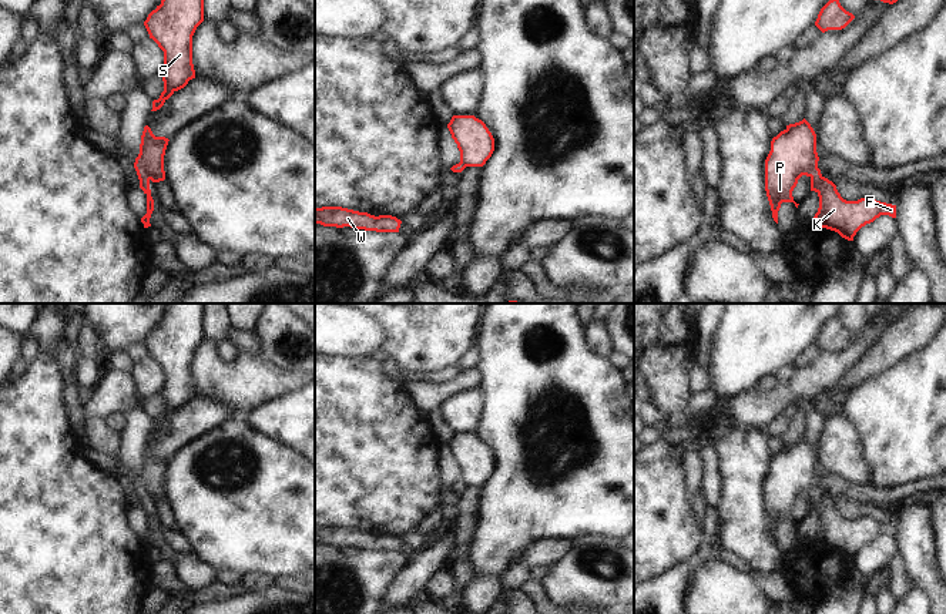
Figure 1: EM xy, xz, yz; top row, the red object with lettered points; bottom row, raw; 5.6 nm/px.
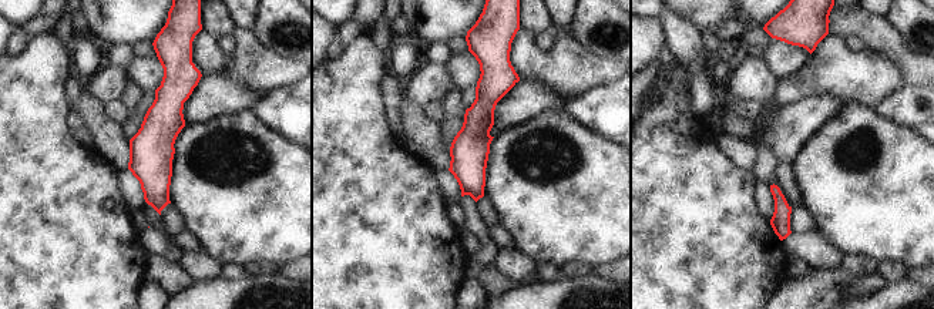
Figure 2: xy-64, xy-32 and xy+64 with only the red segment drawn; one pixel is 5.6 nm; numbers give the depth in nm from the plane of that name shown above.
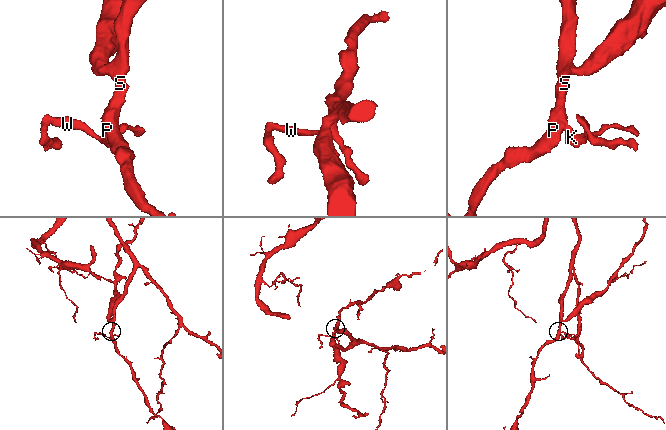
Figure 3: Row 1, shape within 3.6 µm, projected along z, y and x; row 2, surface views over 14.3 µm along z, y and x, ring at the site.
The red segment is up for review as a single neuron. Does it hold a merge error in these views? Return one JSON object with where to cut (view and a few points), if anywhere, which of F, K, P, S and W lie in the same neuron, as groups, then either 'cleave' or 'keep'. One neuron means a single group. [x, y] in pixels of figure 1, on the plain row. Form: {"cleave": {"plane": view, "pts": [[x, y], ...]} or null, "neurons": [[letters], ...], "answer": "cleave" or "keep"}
{"cleave": {"plane": "xy", "pts": [[134, 482], [150, 497]]}, "neurons": [["F", "K", "W"], ["P", "S"]], "answer": "cleave"}

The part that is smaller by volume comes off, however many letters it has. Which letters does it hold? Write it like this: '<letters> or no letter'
F, K, W

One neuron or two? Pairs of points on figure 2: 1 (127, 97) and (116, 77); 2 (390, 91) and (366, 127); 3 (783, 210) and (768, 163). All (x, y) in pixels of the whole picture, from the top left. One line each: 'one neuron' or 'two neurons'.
1: two neurons
2: two neurons
3: one neuron

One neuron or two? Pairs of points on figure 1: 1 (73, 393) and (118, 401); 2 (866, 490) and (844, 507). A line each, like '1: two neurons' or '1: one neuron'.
1: two neurons
2: two neurons

